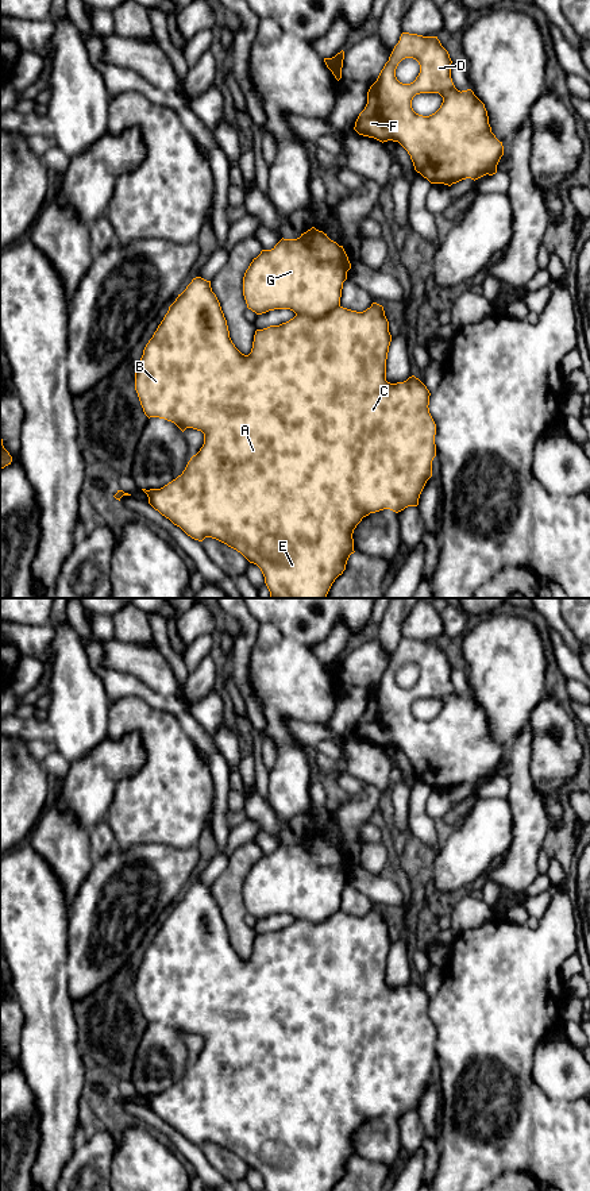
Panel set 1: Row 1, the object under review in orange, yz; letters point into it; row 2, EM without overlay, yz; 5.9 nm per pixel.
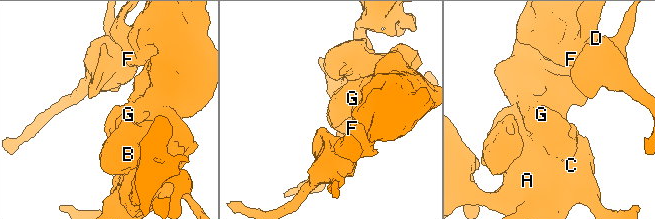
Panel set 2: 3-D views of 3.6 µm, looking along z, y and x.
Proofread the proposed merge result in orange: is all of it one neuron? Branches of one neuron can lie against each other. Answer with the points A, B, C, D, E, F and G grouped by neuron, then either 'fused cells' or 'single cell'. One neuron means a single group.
A B C D E F G; single cell

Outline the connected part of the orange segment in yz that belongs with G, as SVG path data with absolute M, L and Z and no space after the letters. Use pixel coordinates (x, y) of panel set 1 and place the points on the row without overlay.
M315 832L297 844L282 843L271 855L262 855L243 882L243 901L247 913L257 920L274 914L290 914L296 921L279 930L257 934L248 960L242 959L232 948L227 925L212 897L211 886L196 882L169 911L135 974L135 995L149 1024L165 1024L174 1028L182 1037L193 1033L204 1038L203 1052L190 1063L181 1080L161 1094L142 1094L149 1102L149 1109L192 1144L203 1146L205 1142L212 1142L240 1157L250 1168L261 1173L266 1191L332 1191L346 1175L350 1160L355 1157L352 1138L362 1123L383 1114L398 1118L408 1111L417 1111L420 1099L432 1082L432 1065L436 1061L436 1029L428 1013L431 998L414 980L397 988L386 986L386 964L392 947L389 926L383 911L377 907L363 917L340 910L343 887L350 874L351 868L343 851Z

